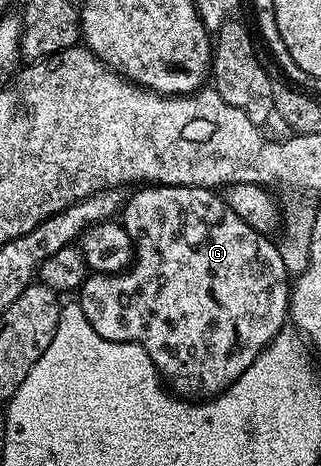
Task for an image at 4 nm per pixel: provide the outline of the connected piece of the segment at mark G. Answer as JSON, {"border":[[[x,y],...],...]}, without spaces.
{"border":[[[160,184],[143,186],[132,196],[126,197],[121,209],[121,223],[129,234],[133,249],[133,263],[121,272],[97,272],[88,275],[77,290],[77,303],[85,314],[85,318],[106,340],[126,340],[129,344],[142,344],[144,350],[151,355],[151,361],[159,369],[162,379],[175,383],[174,391],[183,398],[214,398],[224,392],[229,385],[254,362],[264,348],[279,335],[289,320],[289,273],[283,260],[283,253],[273,239],[256,232],[249,222],[245,222],[233,209],[225,203],[222,195],[210,188],[183,188],[180,184]]]}

